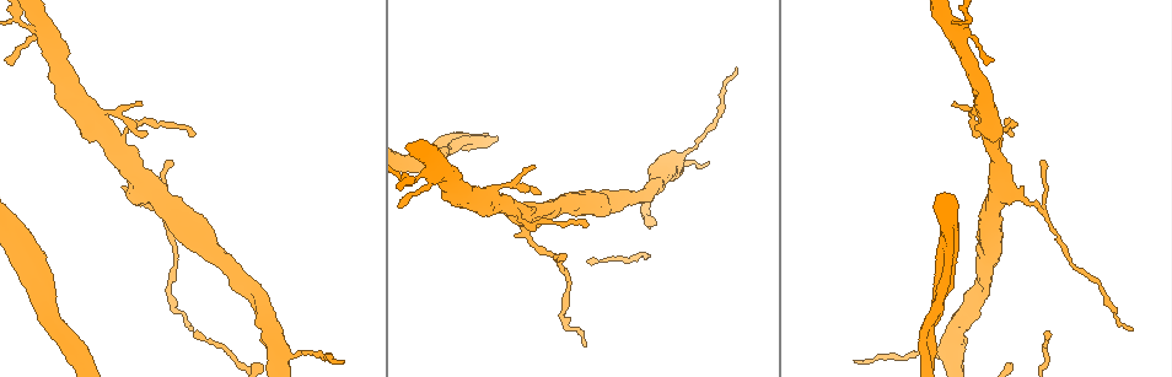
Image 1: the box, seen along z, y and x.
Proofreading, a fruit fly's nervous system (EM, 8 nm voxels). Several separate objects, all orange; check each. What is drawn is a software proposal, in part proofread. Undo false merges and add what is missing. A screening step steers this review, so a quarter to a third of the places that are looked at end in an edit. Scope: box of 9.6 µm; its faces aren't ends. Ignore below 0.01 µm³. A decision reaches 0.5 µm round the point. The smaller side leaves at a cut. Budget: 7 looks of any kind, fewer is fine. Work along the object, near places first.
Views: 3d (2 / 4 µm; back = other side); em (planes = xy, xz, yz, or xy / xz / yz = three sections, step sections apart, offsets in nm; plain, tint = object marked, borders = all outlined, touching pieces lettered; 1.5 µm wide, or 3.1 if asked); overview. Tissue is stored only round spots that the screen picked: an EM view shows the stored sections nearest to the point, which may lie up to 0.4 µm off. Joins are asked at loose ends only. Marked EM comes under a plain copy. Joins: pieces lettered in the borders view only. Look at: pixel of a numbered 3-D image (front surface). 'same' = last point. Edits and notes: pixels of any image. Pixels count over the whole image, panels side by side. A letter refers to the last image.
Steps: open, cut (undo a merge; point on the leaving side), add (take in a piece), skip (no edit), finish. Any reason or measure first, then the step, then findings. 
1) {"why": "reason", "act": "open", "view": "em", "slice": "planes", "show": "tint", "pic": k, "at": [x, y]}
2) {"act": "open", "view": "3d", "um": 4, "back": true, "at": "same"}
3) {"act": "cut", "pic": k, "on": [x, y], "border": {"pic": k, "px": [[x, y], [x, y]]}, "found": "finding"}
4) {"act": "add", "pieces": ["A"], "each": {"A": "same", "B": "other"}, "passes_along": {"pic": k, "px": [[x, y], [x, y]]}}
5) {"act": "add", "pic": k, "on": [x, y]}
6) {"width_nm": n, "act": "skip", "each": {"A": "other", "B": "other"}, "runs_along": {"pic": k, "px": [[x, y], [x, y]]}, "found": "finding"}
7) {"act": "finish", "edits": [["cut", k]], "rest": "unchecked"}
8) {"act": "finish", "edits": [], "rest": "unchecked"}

{"why": "abrupt turn", "act": "open", "view": "3d", "um": 2, "pic": 1, "at": [969, 18]}

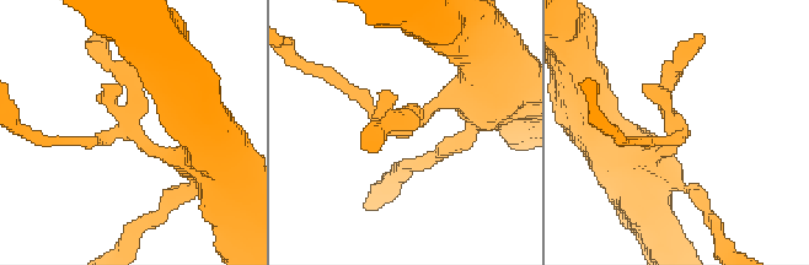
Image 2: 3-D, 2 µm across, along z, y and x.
{"act": "open", "view": "em", "slice": "xy", "step": 8, "show": "tint", "pic": 2, "at": [682, 132]}

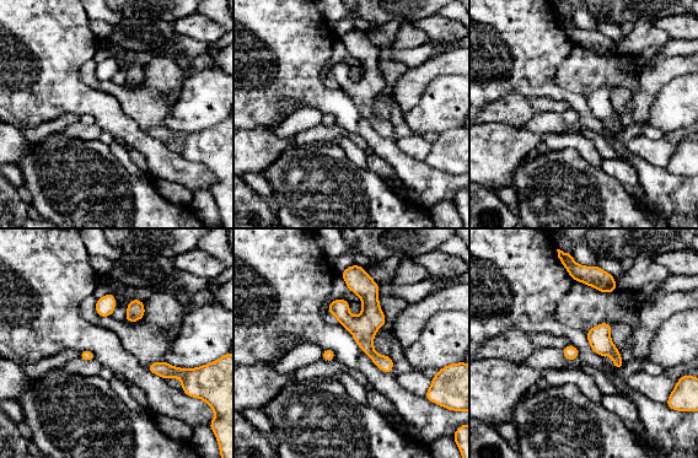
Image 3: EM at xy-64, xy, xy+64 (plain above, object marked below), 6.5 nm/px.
{"why": "another direction", "act": "open", "view": "em", "slice": "yz", "step": 4, "show": "borders", "at": "same"}

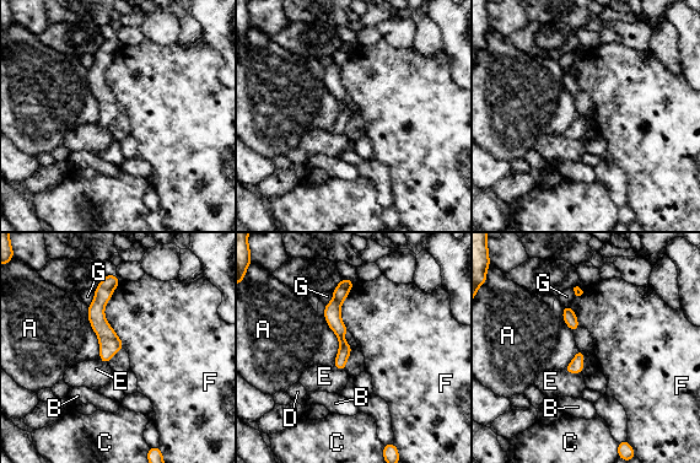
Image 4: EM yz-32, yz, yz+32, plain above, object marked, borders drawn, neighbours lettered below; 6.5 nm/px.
{"width_nm": 80, "act": "skip", "each": {"A": "other", "B": "other", "C": "other", "D": "other", "E": "other", "F": "other", "G": "other"}, "runs_along": {"pic": 4, "px": [[344, 281], [335, 303], [340, 366]]}, "found": "all the same neuron"}

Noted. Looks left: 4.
{"why": "thin end", "act": "open", "view": "em", "slice": "planes", "show": "borders", "pic": 1, "at": [142, 102]}

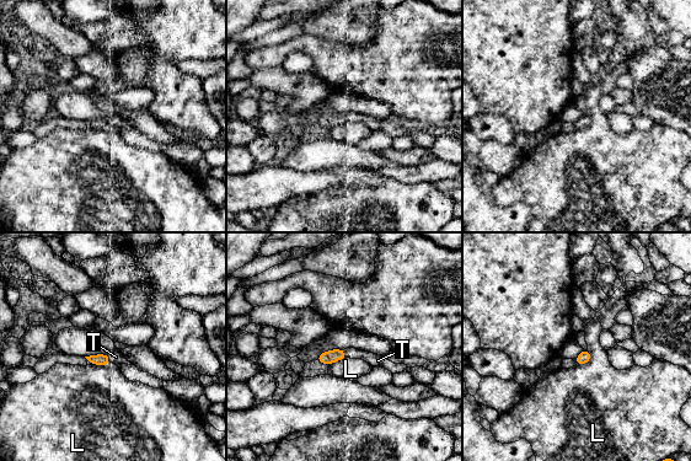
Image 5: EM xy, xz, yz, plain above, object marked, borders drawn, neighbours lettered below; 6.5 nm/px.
{"width_nm": 80, "act": "add", "pic": 5, "on": [116, 357], "each": {"L": "other", "T": "same"}, "found": "the neuron continues"}

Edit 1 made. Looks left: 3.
{"why": "redraw", "act": "open", "view": "overview"}

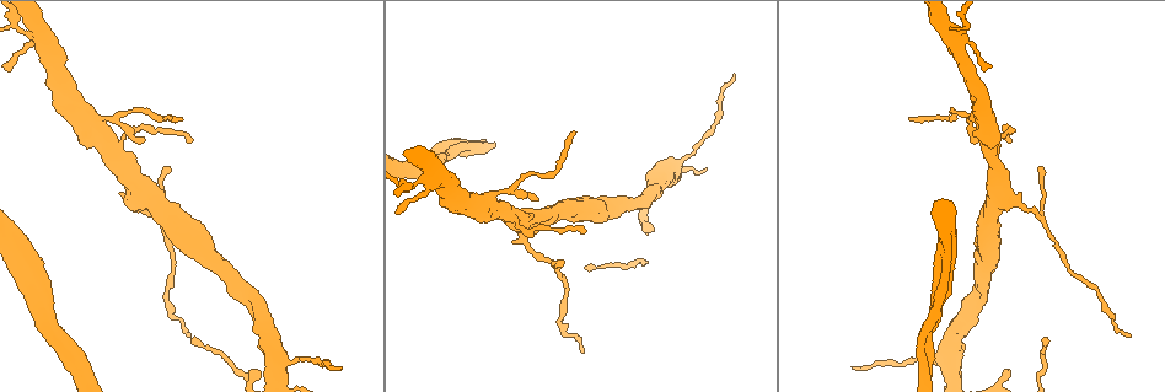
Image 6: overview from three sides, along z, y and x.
{"why": "sharp bend", "act": "open", "view": "em", "slice": "planes", "show": "tint", "pic": 6, "at": [1041, 216]}

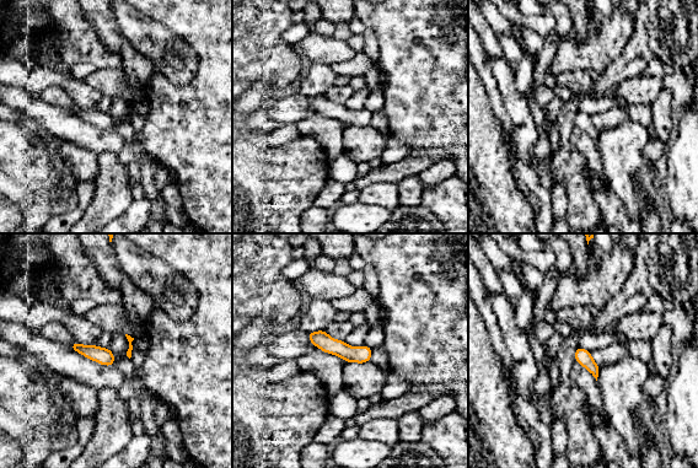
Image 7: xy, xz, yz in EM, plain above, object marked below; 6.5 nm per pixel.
{"act": "open", "view": "em", "slice": "planes", "show": "borders", "at": "same"}

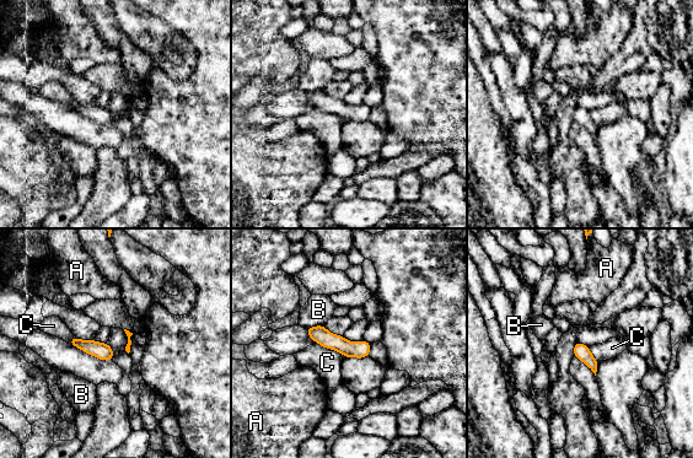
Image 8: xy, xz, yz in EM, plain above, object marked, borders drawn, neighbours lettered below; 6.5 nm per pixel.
{"act": "skip", "each": {"A": "other", "B": "other", "C": "other"}, "border": {"pic": 8, "px": [[315, 341], [338, 353]]}, "found": "all the same neuron"}

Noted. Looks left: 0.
{"act": "finish", "edits": [["add", 5]], "rest": "unchecked"}

